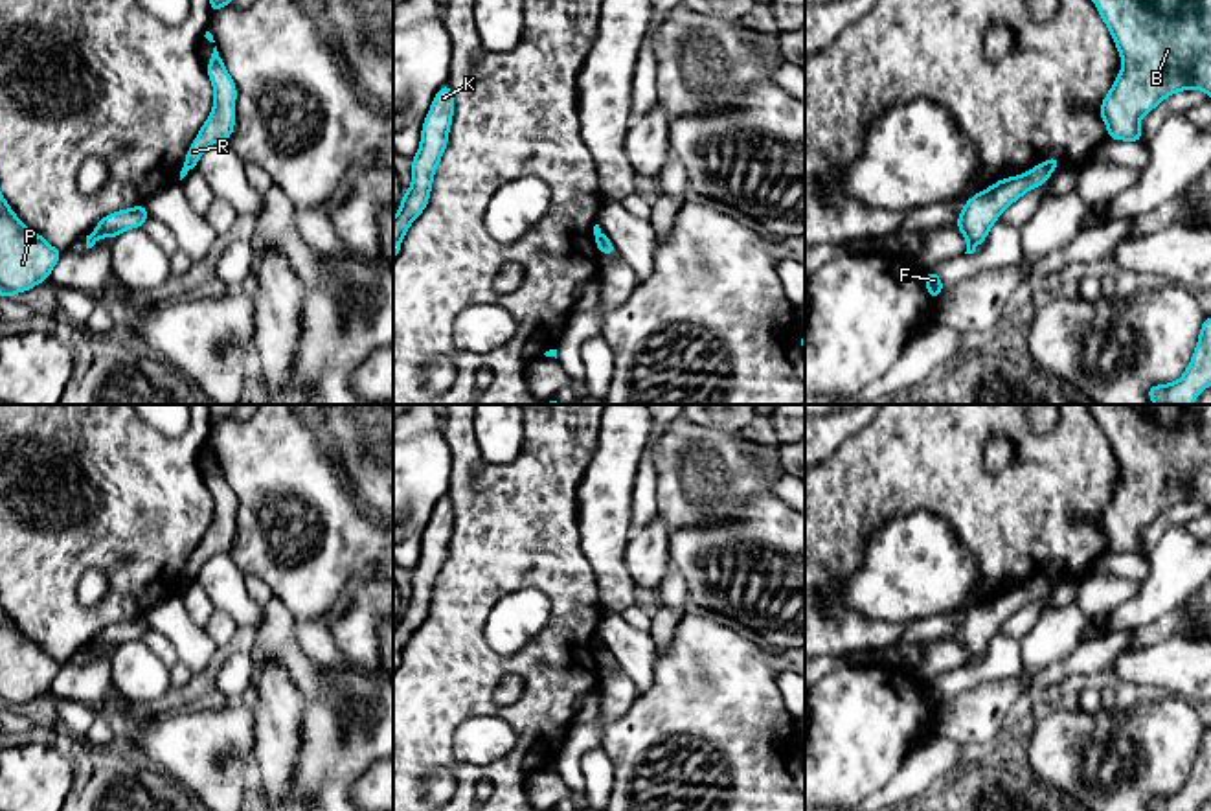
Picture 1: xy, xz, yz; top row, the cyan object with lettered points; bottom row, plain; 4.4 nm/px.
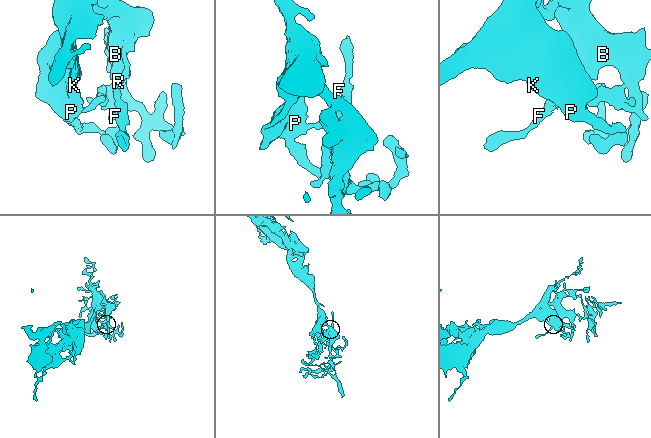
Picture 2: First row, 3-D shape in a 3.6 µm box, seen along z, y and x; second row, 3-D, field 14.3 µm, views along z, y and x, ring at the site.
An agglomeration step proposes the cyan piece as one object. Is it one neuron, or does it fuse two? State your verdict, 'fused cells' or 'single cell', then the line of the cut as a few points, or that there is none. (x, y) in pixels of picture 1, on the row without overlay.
fused cells; cut yz (1044, 574), (1052, 582)

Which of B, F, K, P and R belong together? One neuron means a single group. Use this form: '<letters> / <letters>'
B K P R / F

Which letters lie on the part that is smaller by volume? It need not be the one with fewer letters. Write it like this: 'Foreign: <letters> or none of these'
Foreign: F

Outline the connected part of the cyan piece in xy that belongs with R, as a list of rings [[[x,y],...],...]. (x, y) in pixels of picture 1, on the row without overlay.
[[[217,458],[213,460],[206,484],[213,497],[213,520],[186,565],[184,579],[187,583],[197,579],[209,557],[230,552],[235,539],[237,500]]]

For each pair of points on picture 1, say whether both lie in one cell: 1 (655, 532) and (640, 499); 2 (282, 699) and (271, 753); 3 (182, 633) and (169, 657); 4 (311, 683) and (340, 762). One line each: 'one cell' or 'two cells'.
1: two cells
2: one cell
3: two cells
4: two cells

